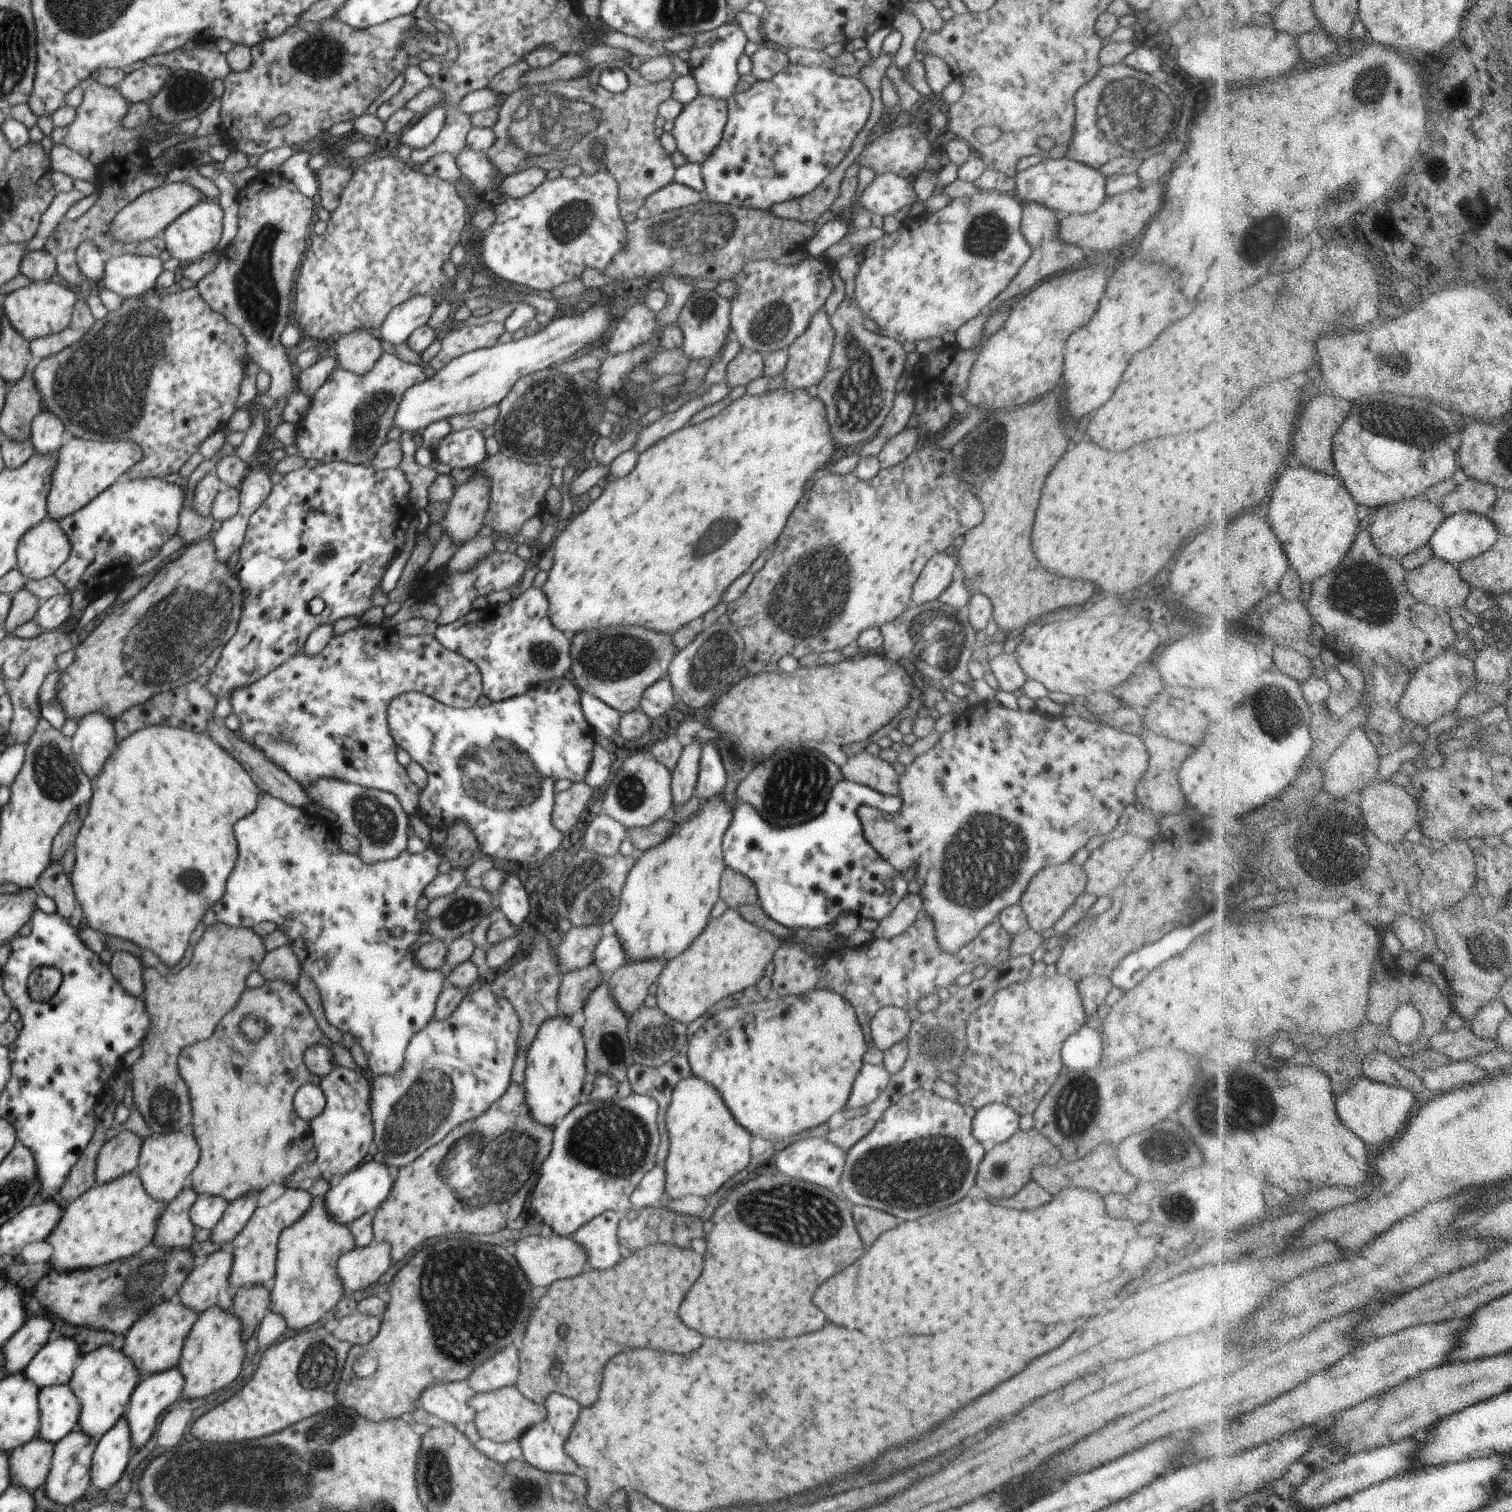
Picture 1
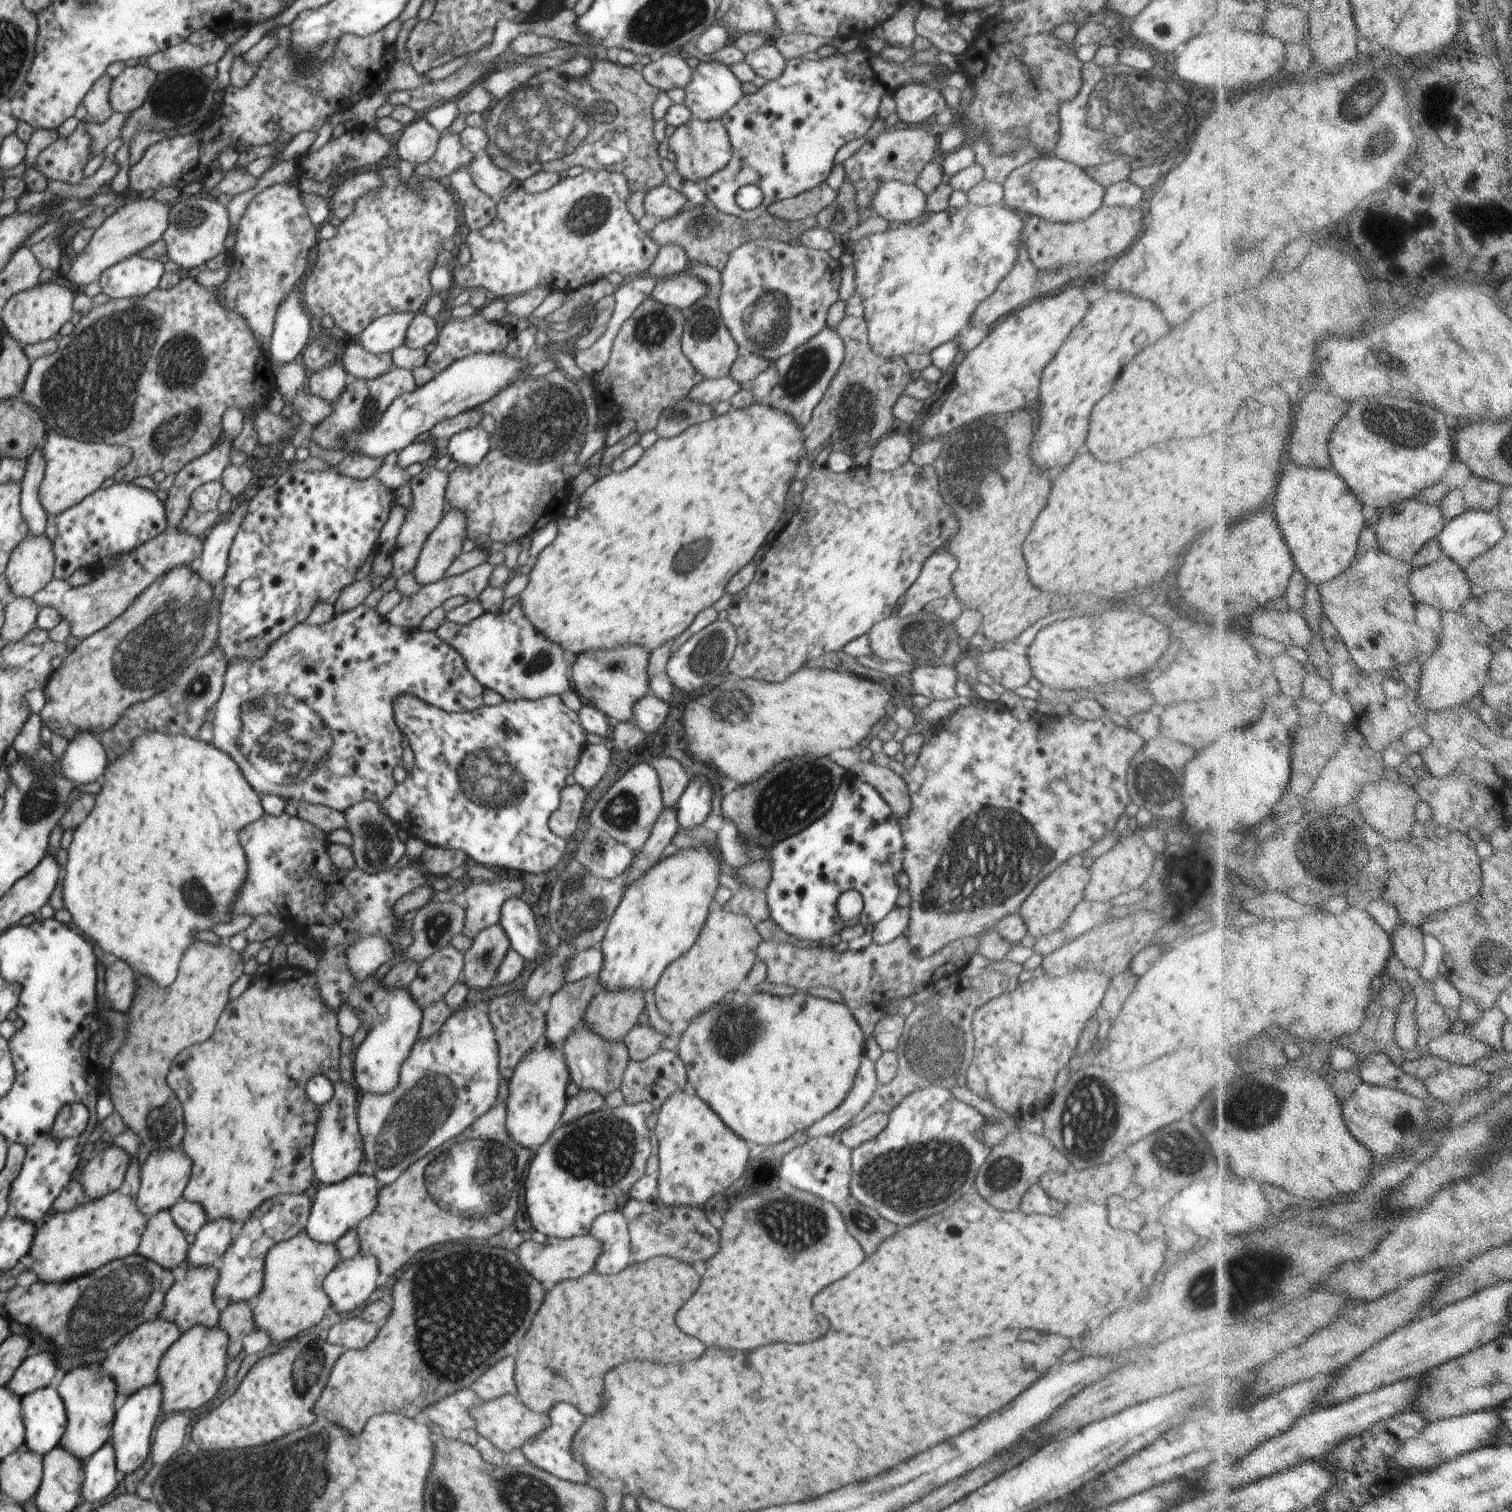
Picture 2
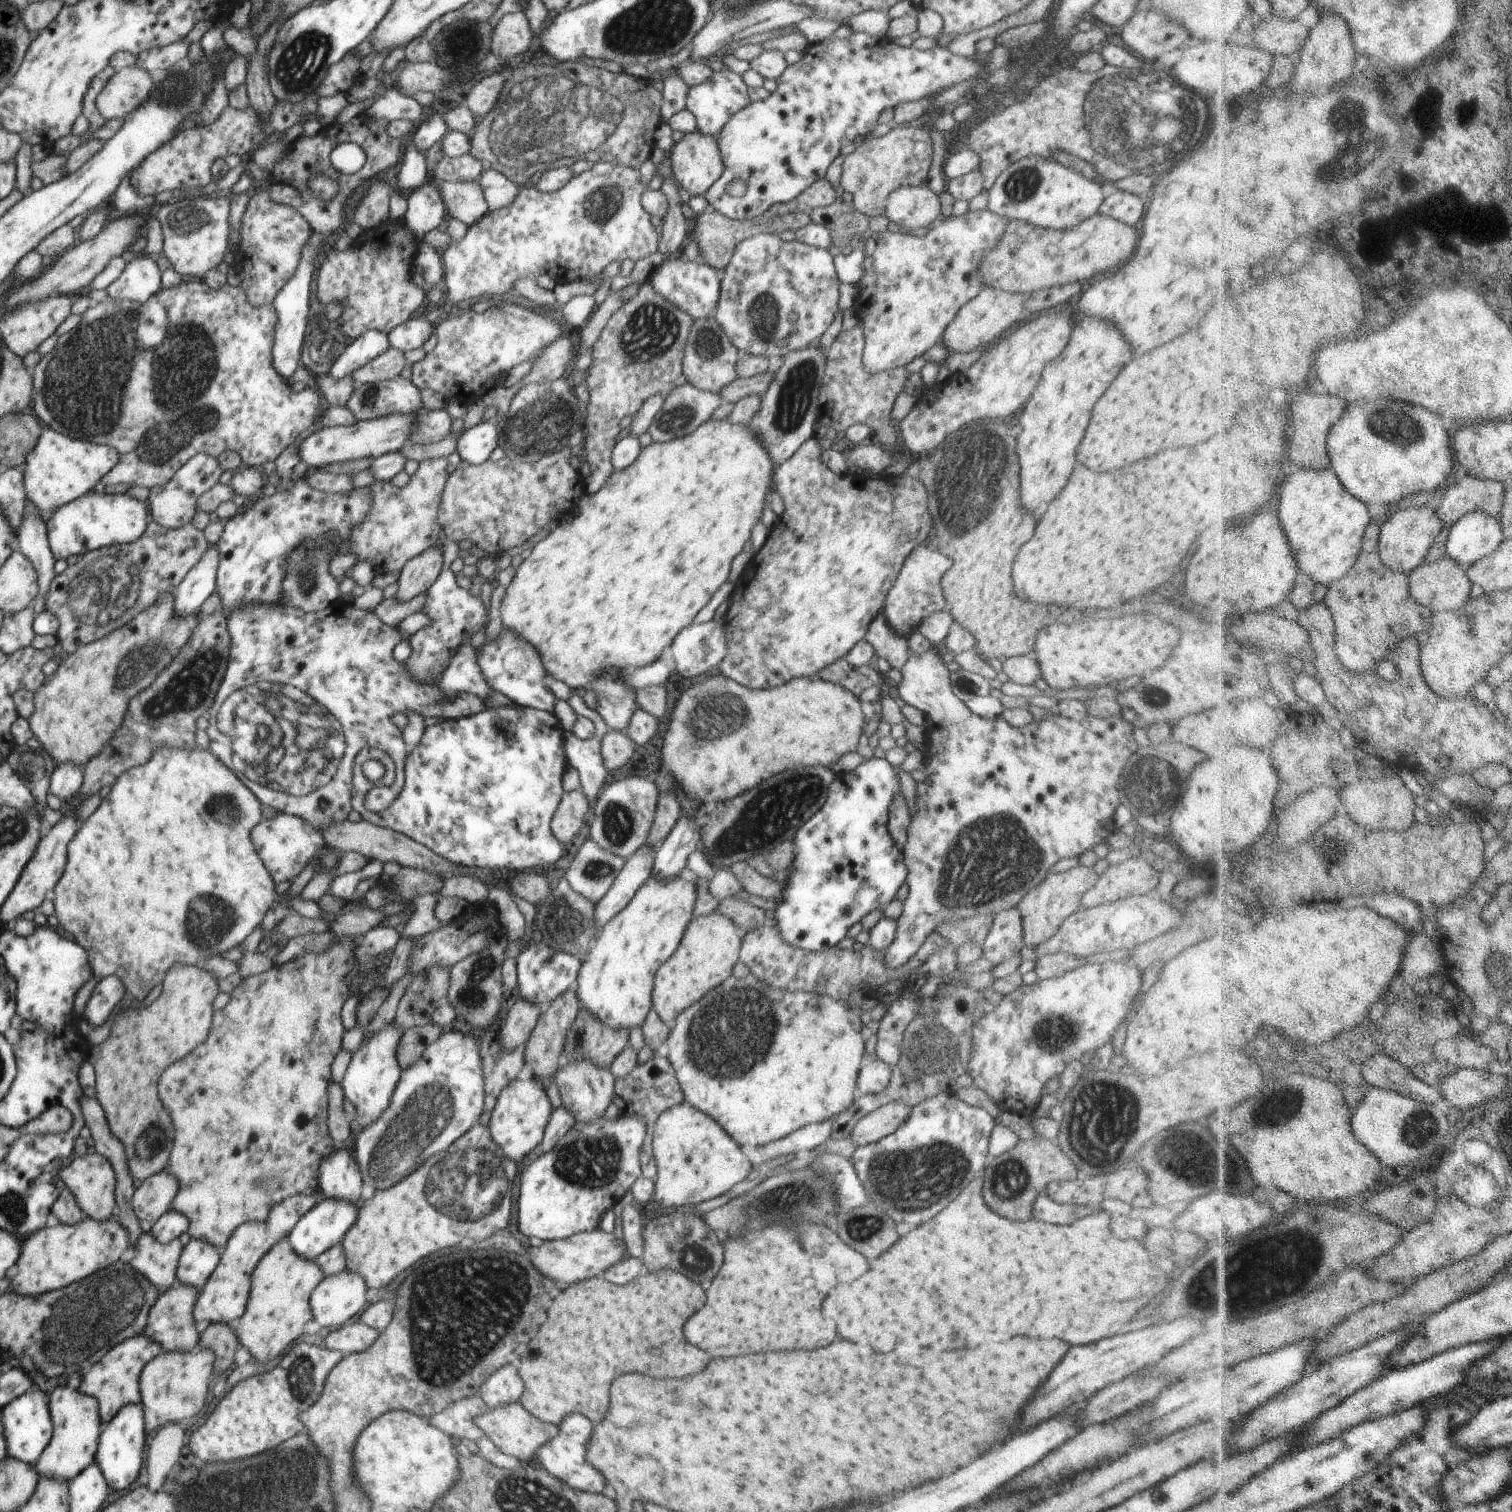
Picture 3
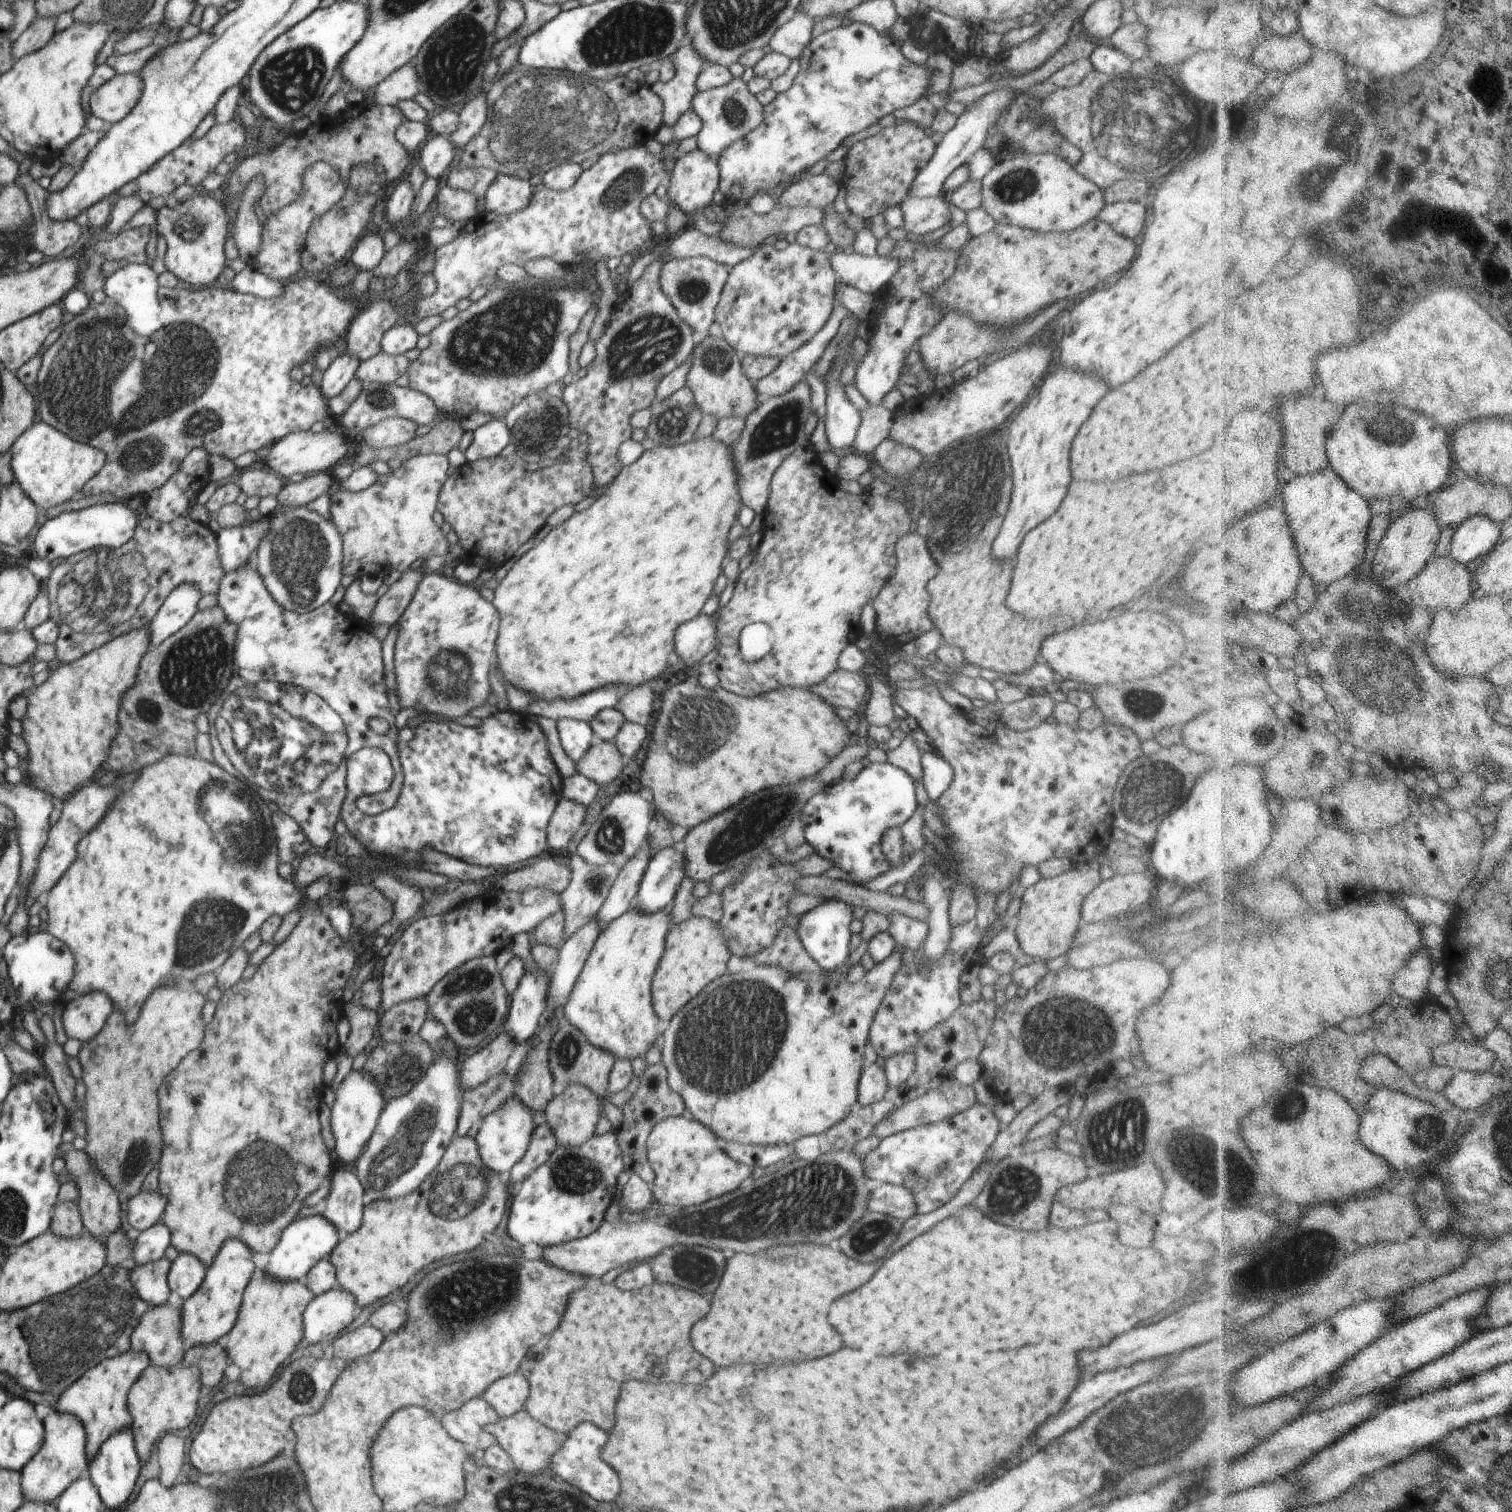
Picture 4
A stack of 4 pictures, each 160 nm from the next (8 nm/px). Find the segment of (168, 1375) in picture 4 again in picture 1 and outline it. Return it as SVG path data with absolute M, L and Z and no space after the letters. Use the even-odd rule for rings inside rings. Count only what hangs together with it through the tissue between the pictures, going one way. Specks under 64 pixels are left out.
M214 1305L200 1314L185 1340L178 1364L185 1378L182 1398L208 1396L238 1378L246 1352L242 1329L241 1318L222 1307Z

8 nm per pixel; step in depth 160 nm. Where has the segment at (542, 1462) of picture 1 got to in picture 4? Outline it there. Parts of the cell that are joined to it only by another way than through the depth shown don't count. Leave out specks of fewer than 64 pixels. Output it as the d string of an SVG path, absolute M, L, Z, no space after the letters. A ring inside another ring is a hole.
M584 1422L584 1424L578 1424L574 1432L568 1434L568 1440L563 1442L563 1447L560 1447L559 1451L556 1451L552 1456L554 1472L560 1478L564 1478L568 1484L572 1484L572 1486L580 1488L582 1492L590 1494L598 1502L612 1502L620 1492L618 1474L599 1455L606 1440L608 1440L608 1436L600 1428L596 1428L590 1422Z

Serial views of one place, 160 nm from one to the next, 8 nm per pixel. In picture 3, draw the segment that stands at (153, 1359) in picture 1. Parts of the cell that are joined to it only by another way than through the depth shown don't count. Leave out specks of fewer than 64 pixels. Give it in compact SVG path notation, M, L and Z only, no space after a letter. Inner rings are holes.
M144 1334L131 1336L124 1342L111 1348L100 1362L97 1362L81 1379L78 1390L90 1395L99 1404L99 1413L102 1424L112 1420L112 1417L127 1406L128 1403L140 1403L140 1375L142 1369L163 1350L162 1345Z

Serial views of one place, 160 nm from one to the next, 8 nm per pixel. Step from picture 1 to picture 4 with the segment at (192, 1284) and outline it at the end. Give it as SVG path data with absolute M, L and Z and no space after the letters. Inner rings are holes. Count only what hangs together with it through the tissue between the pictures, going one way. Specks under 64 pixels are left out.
M168 1303L150 1307L140 1318L131 1334L131 1351L145 1352L151 1360L150 1365L176 1366L185 1357L183 1336L181 1335L181 1310Z

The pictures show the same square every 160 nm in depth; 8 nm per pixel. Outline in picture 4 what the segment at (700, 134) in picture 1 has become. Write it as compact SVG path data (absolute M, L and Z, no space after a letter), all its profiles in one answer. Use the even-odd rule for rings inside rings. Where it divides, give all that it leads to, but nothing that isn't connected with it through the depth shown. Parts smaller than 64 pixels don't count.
M695 149L678 156L670 177L667 196L688 216L717 203L719 162L703 150Z

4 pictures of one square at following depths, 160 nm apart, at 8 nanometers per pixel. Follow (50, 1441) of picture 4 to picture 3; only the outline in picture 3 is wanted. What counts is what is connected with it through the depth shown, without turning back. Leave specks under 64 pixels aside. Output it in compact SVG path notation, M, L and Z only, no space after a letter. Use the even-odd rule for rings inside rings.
M71 1385L57 1386L49 1393L49 1407L54 1425L50 1444L34 1465L40 1477L70 1482L87 1466L95 1462L101 1431L101 1416L97 1400Z

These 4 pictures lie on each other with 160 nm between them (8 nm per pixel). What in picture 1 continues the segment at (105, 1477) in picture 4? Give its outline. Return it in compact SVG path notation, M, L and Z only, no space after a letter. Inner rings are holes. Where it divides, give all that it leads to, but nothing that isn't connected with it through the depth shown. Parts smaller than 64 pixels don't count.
M176 1366L168 1370L157 1372L140 1380L129 1400L124 1418L128 1419L131 1439L136 1451L143 1447L152 1436L158 1415L167 1410L171 1404L180 1400L183 1394L185 1378L181 1368Z

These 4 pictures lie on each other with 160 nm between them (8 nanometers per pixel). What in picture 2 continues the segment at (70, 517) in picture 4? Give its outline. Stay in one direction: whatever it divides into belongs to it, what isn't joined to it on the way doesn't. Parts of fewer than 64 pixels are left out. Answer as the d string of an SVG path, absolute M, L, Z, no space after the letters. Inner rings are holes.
M110 482L81 500L80 504L50 515L44 533L53 544L53 578L66 581L79 568L97 571L111 558L129 553L169 530L162 495L132 482Z

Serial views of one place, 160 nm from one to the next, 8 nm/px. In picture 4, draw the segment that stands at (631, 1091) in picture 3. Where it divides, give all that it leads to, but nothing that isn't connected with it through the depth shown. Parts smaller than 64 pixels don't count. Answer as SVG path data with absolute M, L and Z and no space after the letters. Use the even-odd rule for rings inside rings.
M662 1062L648 1065L640 1077L638 1089L630 1100L622 1106L616 1106L606 1100L602 1104L602 1111L611 1122L619 1145L623 1148L627 1168L630 1172L640 1175L652 1188L655 1181L654 1169L647 1159L646 1141L655 1124L665 1118L682 1115L685 1108L683 1098L670 1088L667 1081L667 1070Z

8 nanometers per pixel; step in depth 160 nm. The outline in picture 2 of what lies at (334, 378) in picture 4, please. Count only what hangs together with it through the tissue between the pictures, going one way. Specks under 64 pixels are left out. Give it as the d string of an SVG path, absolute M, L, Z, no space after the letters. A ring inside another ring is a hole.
M414 311L381 316L368 325L356 339L363 344L366 351L374 354L391 353L396 347L405 344L408 327L415 316Z

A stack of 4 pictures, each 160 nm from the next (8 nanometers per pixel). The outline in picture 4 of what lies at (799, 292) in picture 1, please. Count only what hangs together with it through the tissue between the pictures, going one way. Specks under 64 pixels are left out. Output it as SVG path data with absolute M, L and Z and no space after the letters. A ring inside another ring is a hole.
M792 242L782 250L776 250L773 245L761 244L754 248L748 258L729 268L715 310L715 321L722 328L723 337L729 346L742 356L758 355L782 360L821 331L835 307L839 282L831 265L830 254L825 251L817 251L798 242Z

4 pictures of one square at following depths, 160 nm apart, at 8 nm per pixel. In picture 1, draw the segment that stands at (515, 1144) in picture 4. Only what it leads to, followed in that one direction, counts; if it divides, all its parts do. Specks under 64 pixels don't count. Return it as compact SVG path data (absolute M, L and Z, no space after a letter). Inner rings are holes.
M562 1013L547 1018L538 1029L527 1053L525 1070L525 1101L538 1124L554 1127L578 1103L581 1102L582 1086L591 1078L587 1072L585 1040L581 1028L574 1026Z

